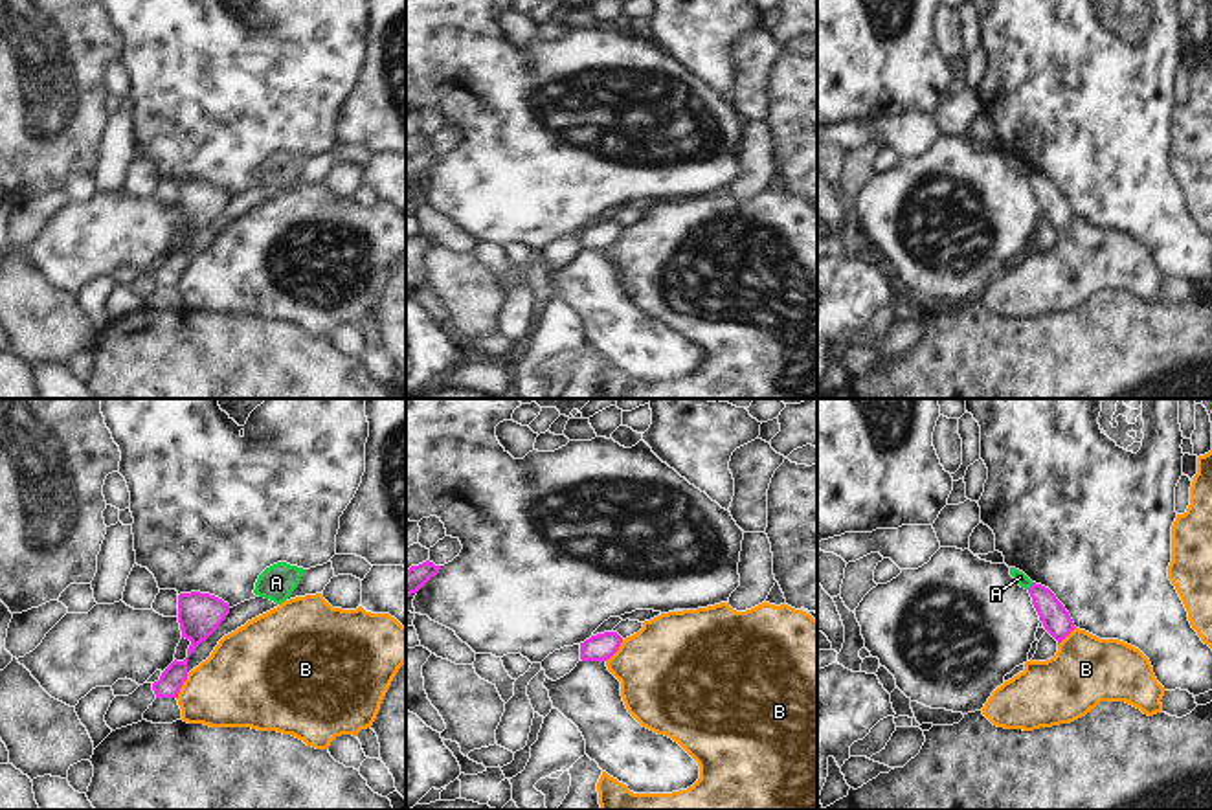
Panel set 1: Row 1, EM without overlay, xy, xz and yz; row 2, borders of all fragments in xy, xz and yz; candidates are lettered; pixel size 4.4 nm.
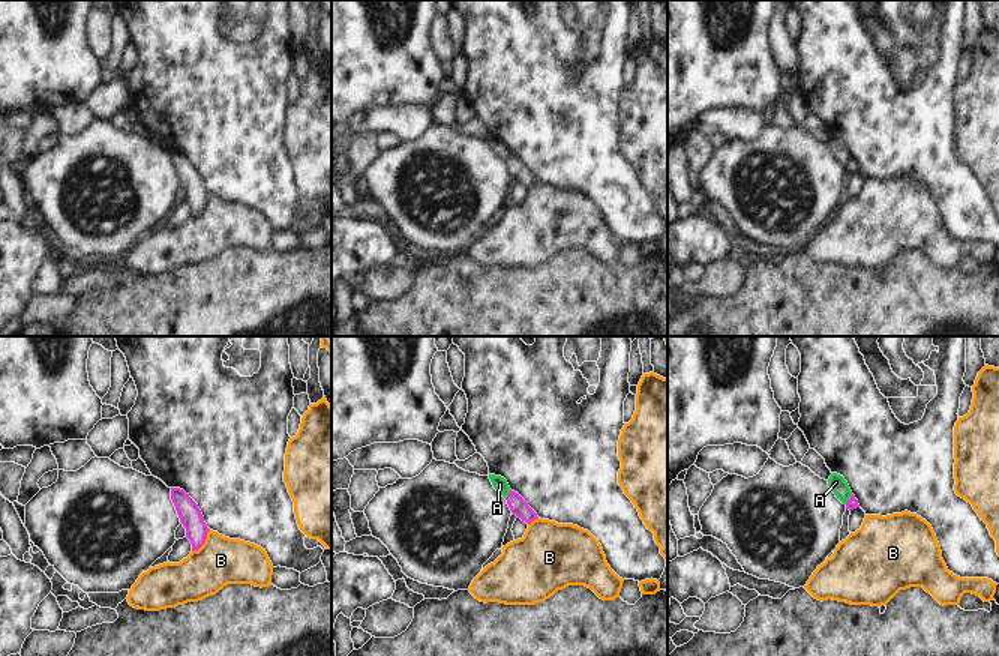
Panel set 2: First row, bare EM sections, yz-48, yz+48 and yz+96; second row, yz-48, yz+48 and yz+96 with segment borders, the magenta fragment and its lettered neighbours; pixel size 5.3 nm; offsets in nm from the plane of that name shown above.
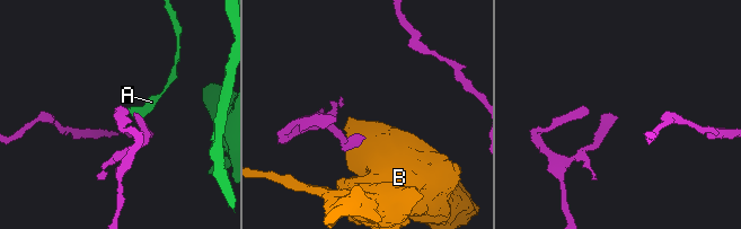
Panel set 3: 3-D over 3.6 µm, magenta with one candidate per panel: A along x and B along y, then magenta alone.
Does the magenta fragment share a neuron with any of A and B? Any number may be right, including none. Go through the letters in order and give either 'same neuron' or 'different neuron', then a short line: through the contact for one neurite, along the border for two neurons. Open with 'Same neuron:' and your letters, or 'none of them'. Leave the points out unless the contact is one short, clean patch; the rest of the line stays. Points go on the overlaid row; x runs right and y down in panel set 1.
Same neuron: none of them
A: different neuron
B: different neuron | xy (188, 674), (177, 698)

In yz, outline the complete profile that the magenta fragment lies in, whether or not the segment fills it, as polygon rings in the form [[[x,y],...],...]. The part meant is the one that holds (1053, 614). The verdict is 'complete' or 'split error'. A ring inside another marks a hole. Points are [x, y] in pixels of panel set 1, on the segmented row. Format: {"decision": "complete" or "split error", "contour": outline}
{"decision": "complete", "contour": [[[1032,582],[1028,588],[1032,604],[1043,623],[1045,630],[1058,641],[1058,645],[1076,628],[1065,606],[1056,599],[1056,595]]]}

